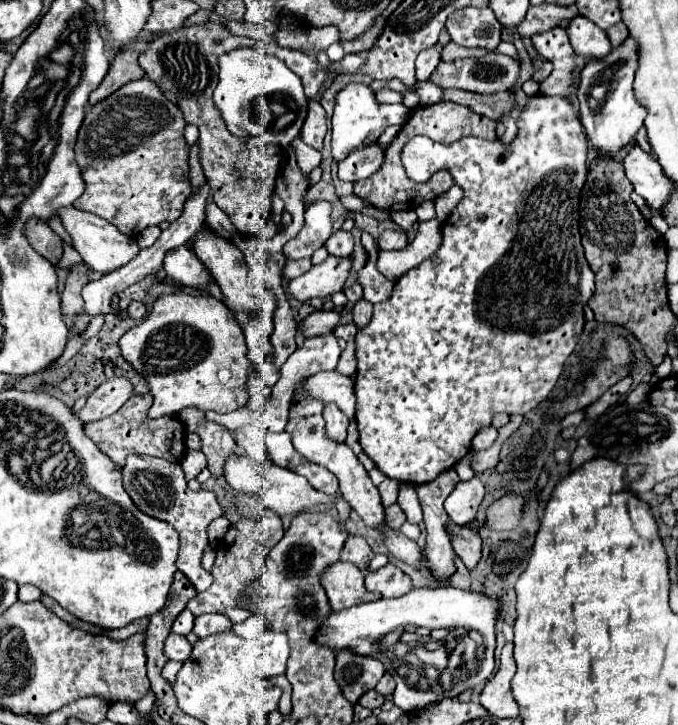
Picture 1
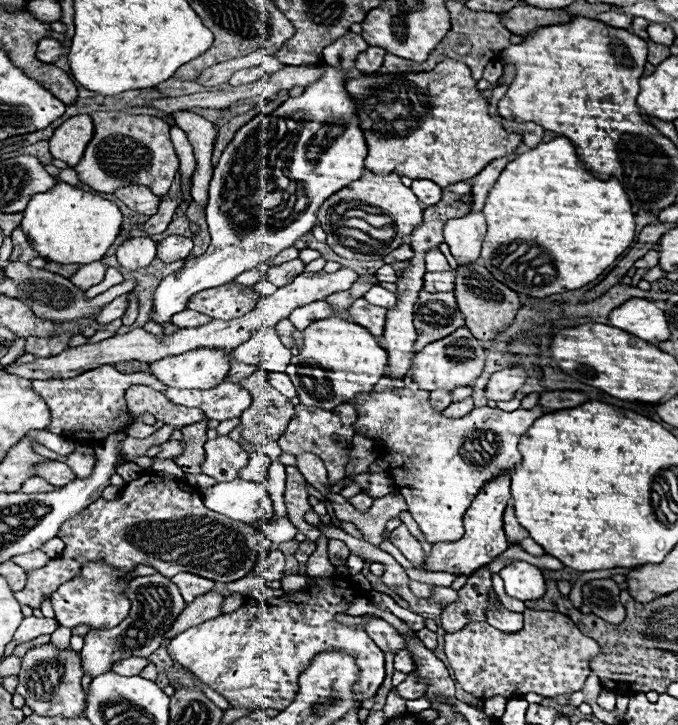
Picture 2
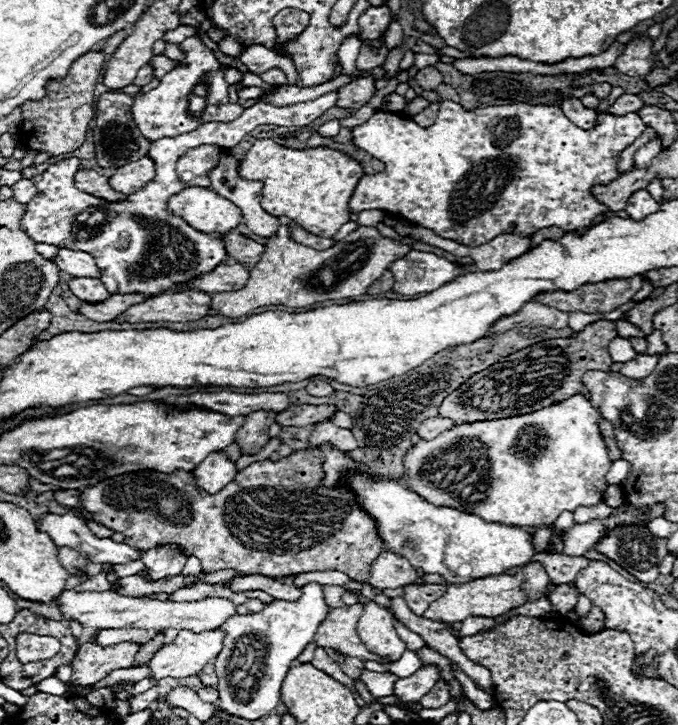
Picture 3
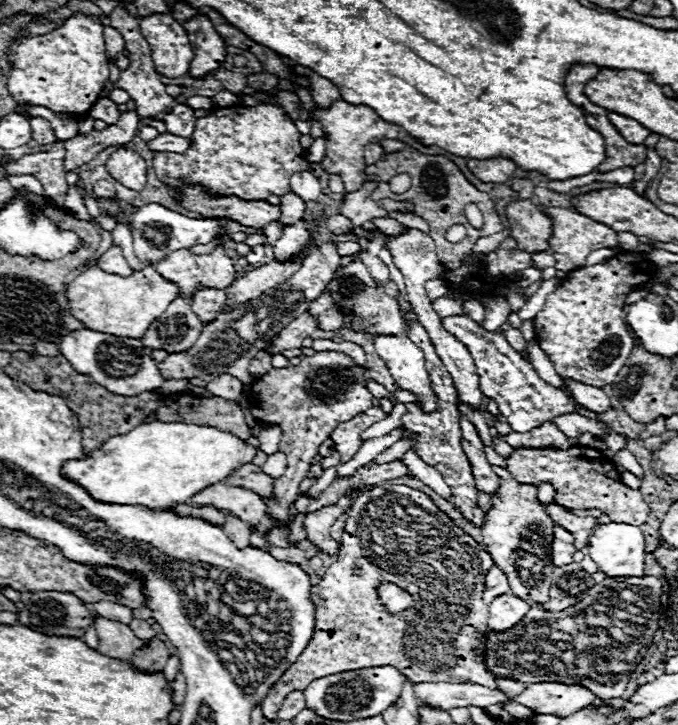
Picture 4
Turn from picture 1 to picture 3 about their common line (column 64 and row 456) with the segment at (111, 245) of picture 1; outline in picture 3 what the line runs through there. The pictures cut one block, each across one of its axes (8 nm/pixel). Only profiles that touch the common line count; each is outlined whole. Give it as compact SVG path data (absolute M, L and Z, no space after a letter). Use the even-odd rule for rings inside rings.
M212 452L204 462L198 464L194 474L202 490L216 494L234 480L234 476L238 474L238 468L236 468L236 462L232 462L224 452Z

